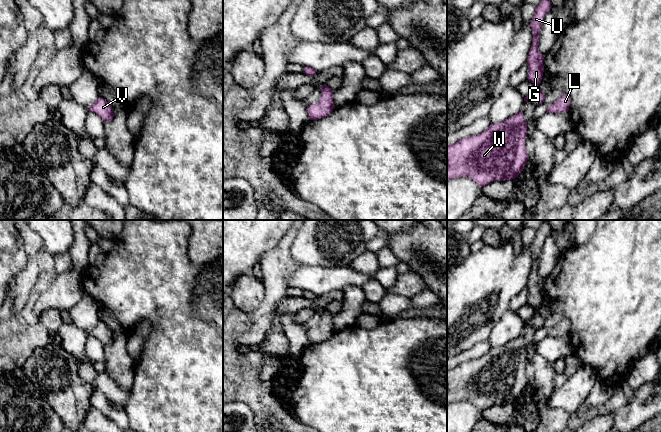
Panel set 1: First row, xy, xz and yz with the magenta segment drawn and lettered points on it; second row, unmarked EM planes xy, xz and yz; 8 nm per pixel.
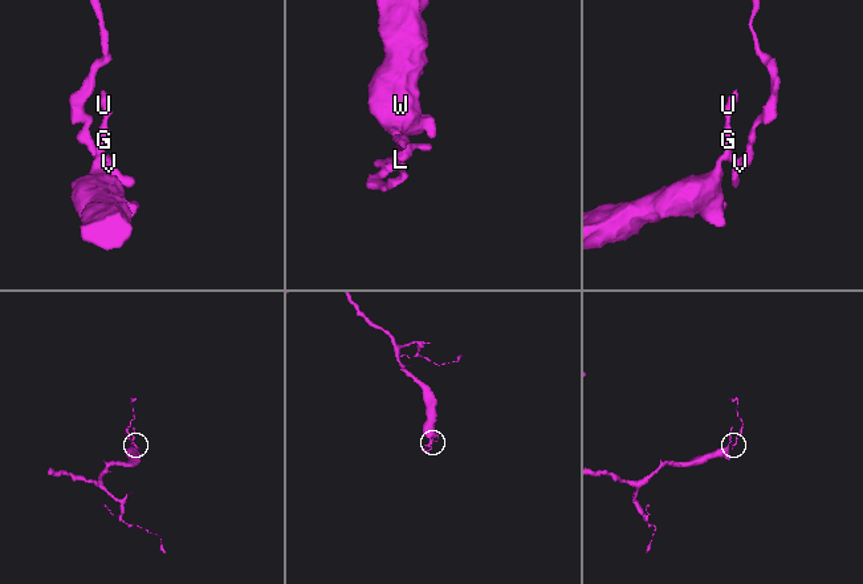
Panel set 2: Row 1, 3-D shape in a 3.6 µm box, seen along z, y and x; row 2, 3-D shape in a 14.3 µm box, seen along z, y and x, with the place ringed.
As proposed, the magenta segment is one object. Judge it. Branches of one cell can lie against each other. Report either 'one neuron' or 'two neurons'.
one neuron

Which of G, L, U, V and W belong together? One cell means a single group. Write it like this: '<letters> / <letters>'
G L U V W

